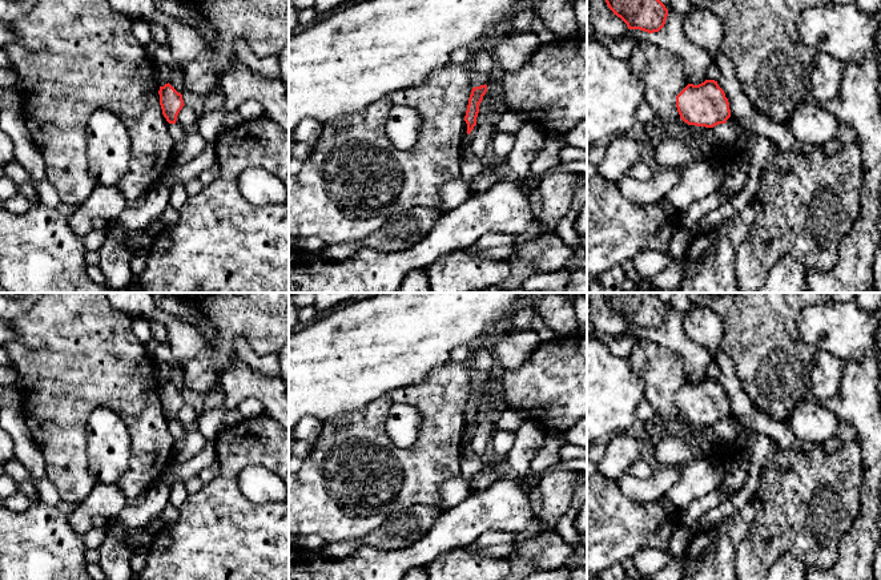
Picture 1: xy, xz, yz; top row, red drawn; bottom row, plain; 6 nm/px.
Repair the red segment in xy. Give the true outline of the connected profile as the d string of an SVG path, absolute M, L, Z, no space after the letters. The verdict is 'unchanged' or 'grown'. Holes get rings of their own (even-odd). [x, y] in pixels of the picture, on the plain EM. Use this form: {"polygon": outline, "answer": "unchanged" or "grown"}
{"polygon": "M169 380L160 384L158 392L164 415L169 422L176 422L177 414L185 403L182 392L178 391Z", "answer": "unchanged"}

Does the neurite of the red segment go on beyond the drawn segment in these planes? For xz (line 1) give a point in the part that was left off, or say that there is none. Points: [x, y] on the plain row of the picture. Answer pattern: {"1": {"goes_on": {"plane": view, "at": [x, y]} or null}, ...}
{"1": {"goes_on": null}}

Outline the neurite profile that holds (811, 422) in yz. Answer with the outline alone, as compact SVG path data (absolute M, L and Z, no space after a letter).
M801 398L792 406L788 422L793 435L805 444L824 444L837 435L840 419L818 400Z

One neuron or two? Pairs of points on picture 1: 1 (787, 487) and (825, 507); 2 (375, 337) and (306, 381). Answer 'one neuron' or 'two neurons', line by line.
1: one neuron
2: one neuron

